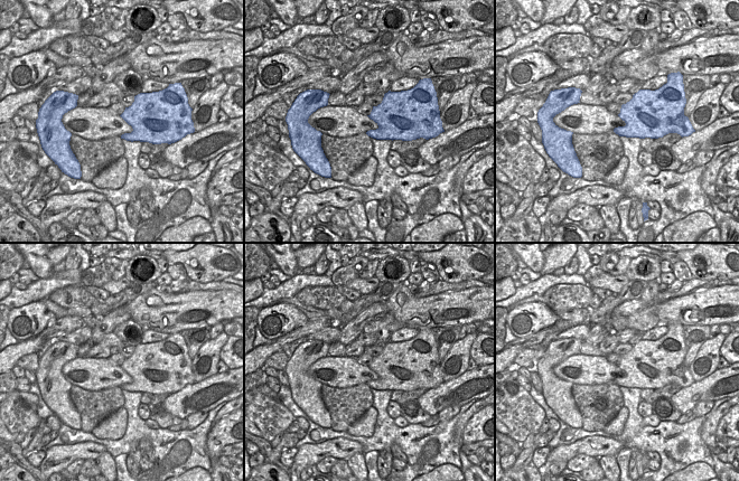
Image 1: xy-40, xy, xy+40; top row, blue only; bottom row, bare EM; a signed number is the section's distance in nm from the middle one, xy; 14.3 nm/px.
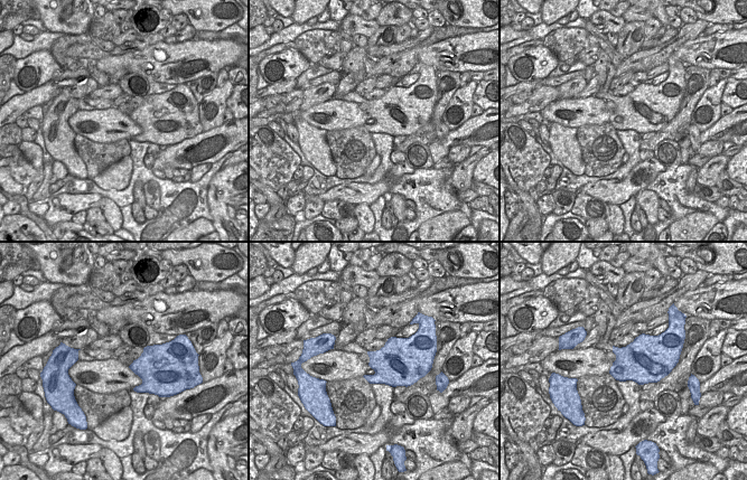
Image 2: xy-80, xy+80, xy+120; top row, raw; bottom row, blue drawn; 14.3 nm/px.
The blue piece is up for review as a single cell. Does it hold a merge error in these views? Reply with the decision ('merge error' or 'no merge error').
no merge error

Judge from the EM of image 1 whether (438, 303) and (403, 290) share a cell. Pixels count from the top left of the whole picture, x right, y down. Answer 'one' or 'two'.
one

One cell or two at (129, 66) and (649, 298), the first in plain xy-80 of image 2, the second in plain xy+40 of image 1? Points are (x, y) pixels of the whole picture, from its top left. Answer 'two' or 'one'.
one

